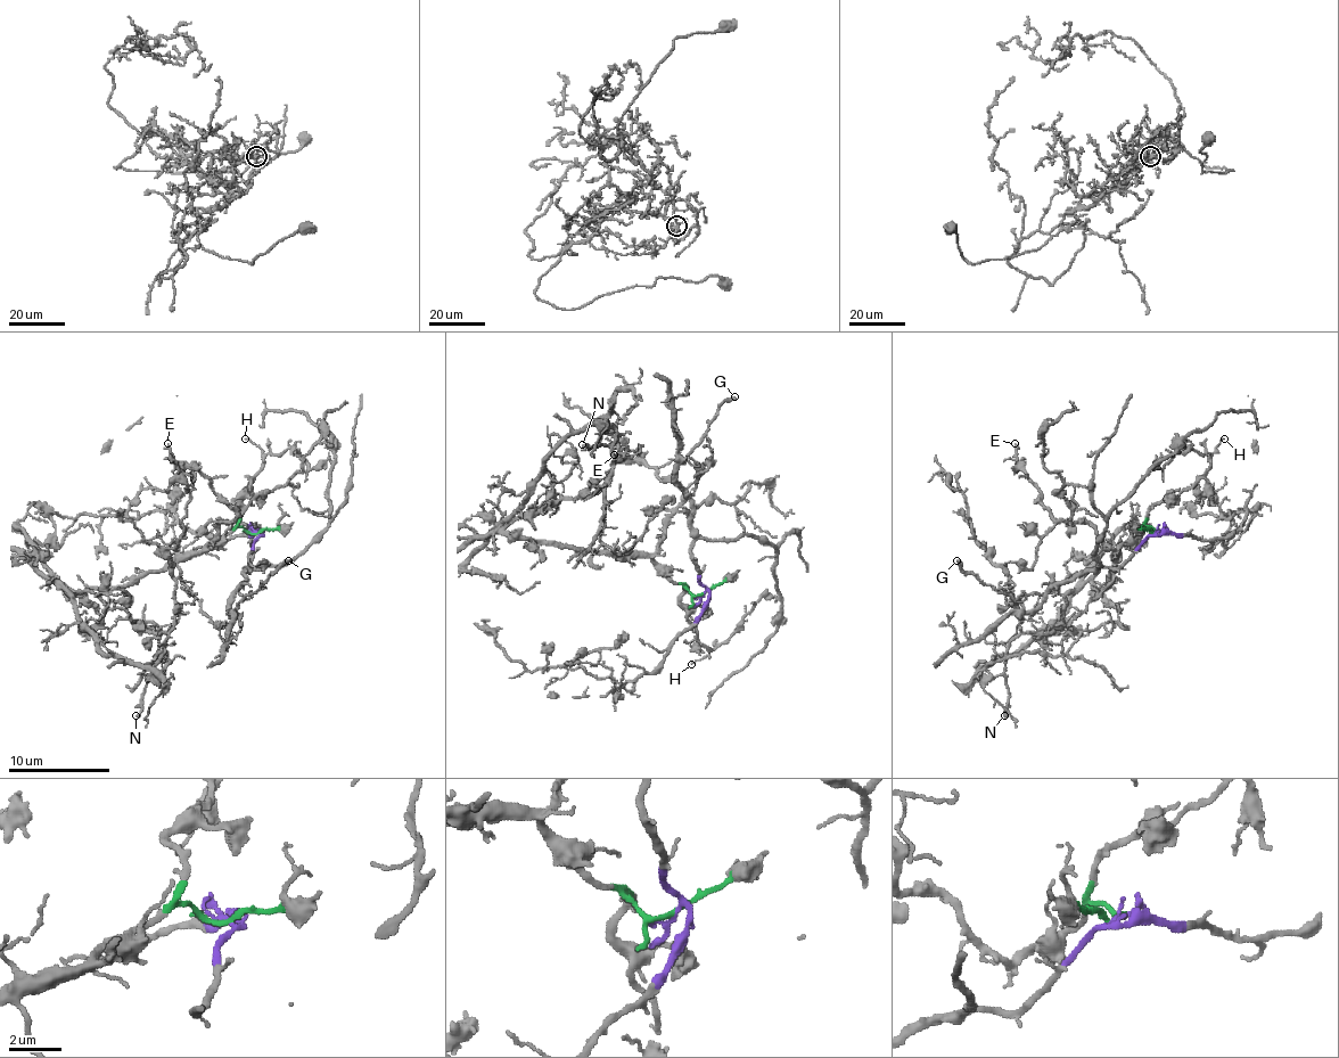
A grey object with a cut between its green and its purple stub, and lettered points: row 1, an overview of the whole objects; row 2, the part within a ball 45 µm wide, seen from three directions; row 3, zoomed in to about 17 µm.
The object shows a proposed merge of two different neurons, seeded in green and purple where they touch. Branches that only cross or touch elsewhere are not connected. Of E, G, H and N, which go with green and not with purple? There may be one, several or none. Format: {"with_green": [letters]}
{"with_green": ["E", "H", "N"]}

